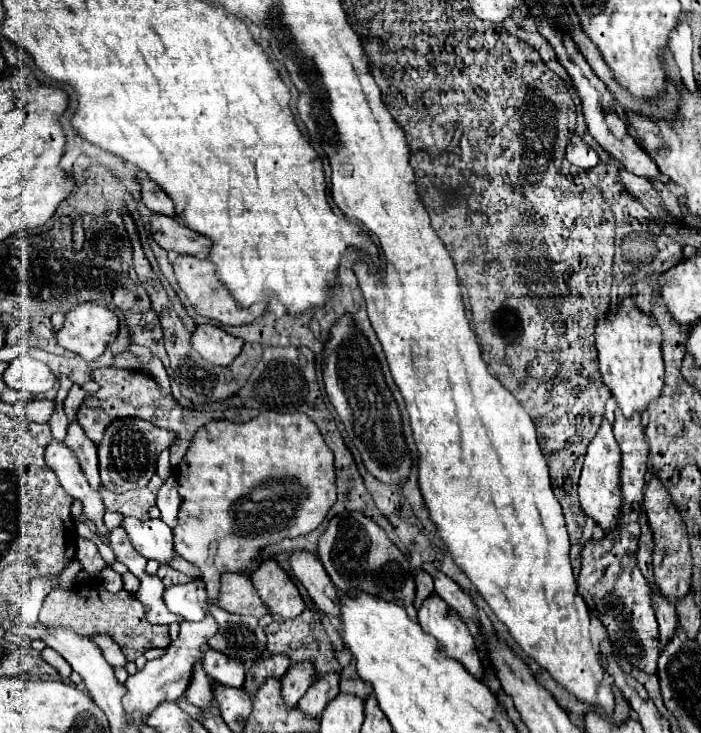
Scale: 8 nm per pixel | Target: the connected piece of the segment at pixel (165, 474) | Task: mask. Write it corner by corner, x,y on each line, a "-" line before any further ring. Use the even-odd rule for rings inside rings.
164,449
158,457
158,471
156,471
162,479
168,479
172,475
172,469
170,469
170,449

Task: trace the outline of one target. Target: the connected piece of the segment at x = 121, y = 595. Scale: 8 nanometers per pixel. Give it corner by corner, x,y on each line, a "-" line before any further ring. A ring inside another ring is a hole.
88,581
74,591
52,591
42,605
40,611
40,621
44,623
66,623
68,627
72,625
84,635
110,635
120,649
124,651
128,661
134,661
136,657
144,655
148,649
154,647
168,647
170,635
166,625
150,625
144,619
142,603
126,591
110,593
100,581

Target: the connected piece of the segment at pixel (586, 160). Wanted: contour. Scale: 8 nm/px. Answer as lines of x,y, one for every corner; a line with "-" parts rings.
572,137
570,139
570,143
566,147
566,159
572,165
584,169
584,171
588,171
588,169
598,165
598,153
590,145
586,145
580,137

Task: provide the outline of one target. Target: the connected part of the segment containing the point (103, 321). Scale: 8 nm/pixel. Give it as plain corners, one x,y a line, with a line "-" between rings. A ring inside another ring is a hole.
78,303
66,313
64,325
56,333
56,341
64,349
78,353
86,361
94,361
116,339
116,335
118,335
118,317
108,307
96,303

